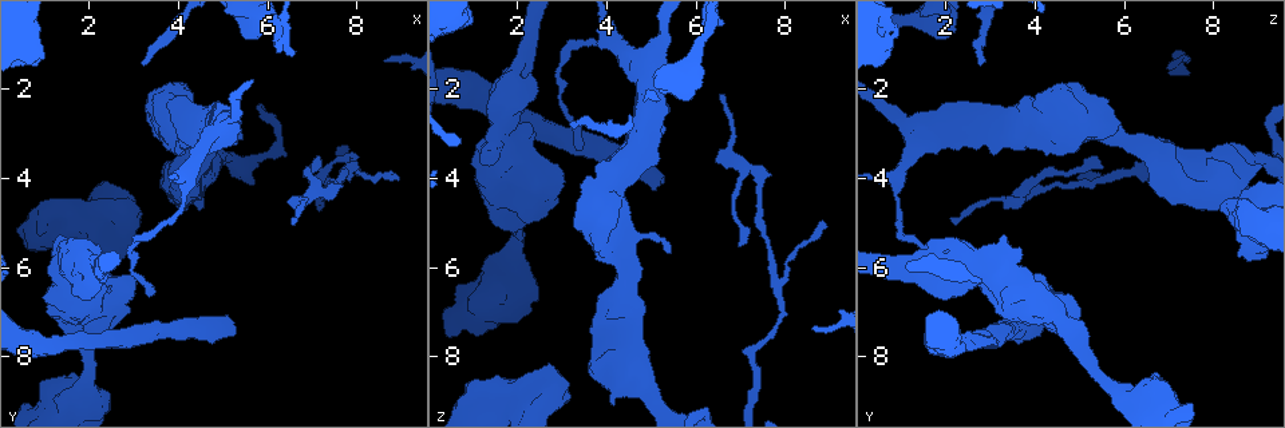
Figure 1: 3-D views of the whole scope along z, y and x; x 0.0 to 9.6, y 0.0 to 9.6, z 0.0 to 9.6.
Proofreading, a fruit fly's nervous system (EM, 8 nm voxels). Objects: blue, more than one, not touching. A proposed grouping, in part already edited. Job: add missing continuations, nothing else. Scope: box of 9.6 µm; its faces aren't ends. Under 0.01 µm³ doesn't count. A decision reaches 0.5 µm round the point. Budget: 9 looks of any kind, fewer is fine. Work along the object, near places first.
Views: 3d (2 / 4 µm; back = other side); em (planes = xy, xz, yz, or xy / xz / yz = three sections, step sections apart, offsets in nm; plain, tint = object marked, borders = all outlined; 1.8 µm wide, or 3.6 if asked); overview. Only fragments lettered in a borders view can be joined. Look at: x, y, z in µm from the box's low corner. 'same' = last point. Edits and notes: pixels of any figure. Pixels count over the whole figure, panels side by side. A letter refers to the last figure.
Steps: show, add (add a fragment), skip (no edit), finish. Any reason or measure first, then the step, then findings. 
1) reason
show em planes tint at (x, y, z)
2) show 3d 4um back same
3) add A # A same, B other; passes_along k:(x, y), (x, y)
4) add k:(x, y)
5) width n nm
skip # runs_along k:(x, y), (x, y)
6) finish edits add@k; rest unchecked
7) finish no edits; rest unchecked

free end
show 3d 2um back at (3.20, 1.40, 2.85)

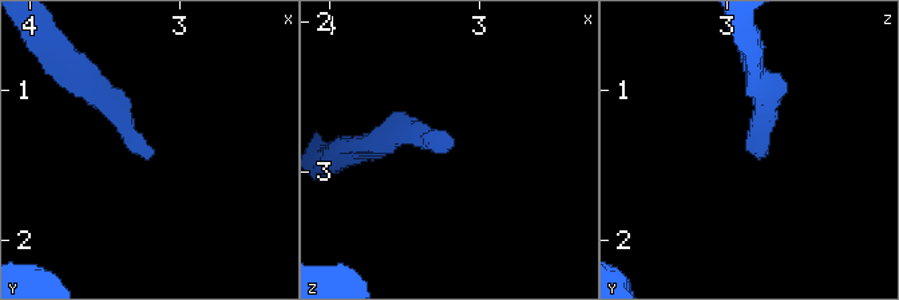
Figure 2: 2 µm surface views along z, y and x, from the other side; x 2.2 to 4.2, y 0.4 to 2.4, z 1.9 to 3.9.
show em planes plain at (3.20, 1.44, 2.82)

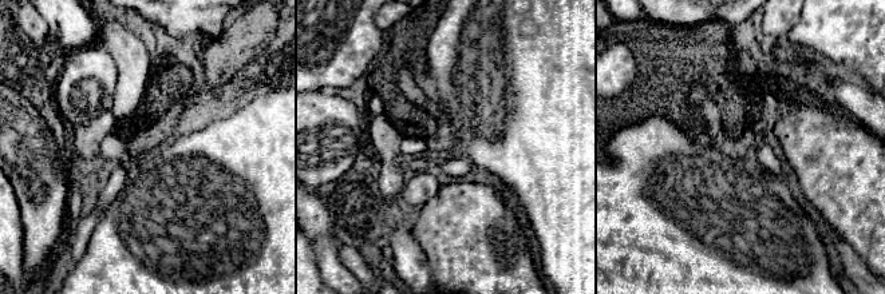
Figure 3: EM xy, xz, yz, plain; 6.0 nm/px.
see the neighbours
show em planes borders same

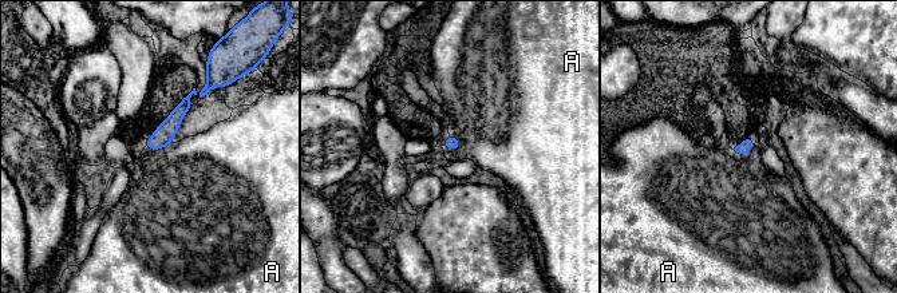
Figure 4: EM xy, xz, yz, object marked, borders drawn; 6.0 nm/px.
longest_contact A 120 nm
skip # A other; runs_along 4:(186, 101), (170, 126), (150, 146); none of them fits

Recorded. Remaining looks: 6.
show 3d 2um at (8.60, 1.45, 7.40)

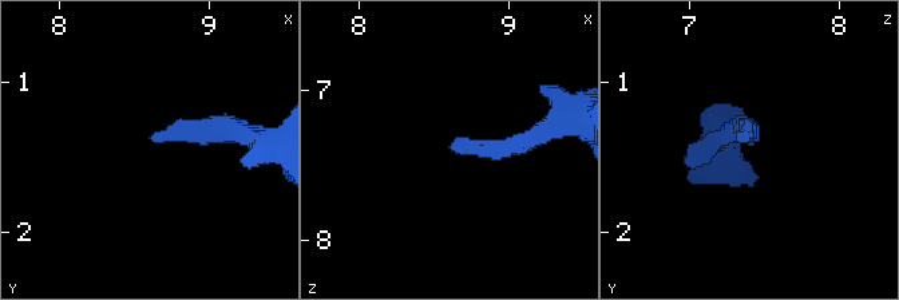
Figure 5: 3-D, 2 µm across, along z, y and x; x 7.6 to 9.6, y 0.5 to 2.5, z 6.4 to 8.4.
show em 3.6um planes tint at (8.66, 1.42, 7.38)

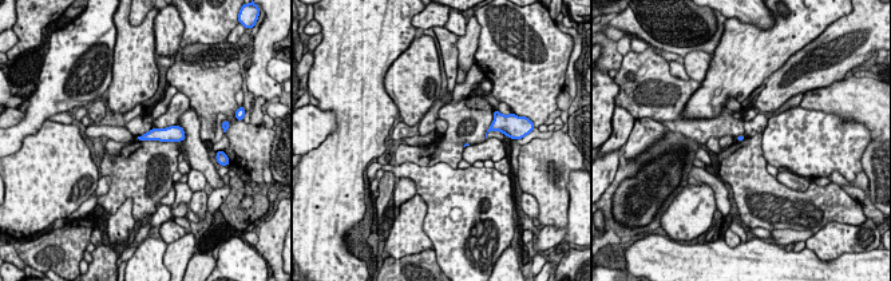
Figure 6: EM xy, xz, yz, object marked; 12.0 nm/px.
what lies round it
show em 3.6um planes borders same

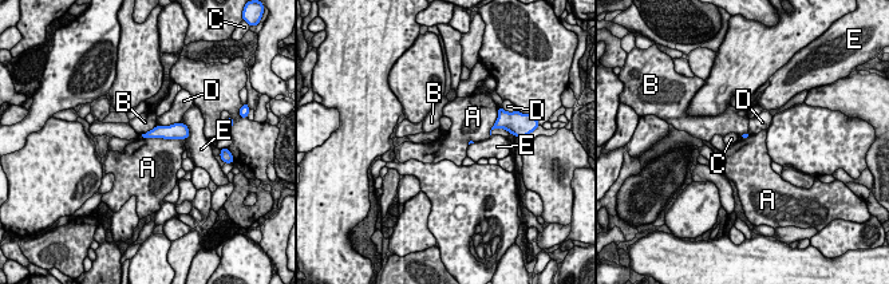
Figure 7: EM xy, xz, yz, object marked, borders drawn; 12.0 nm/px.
longest_contact A 500 nm
skip # A other, B other, C other, D other, E other; no lettered fragment goes on from it

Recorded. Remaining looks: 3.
branch point
show 3d 4um back at (7.80, 3.85, 6.30)

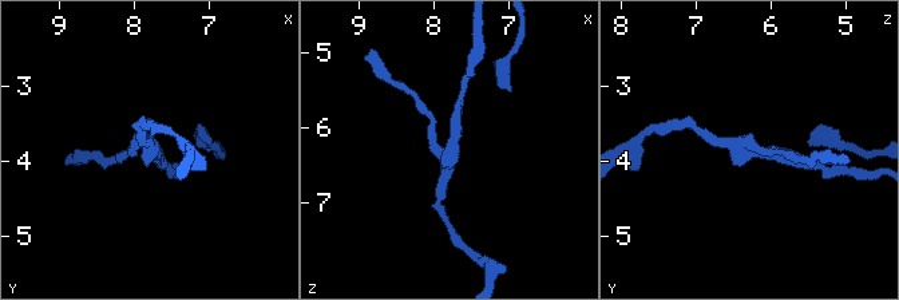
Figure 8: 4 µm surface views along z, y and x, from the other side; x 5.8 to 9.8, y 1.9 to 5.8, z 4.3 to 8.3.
arms 3
show em yz step 16 tint at (7.85, 3.80, 6.35)

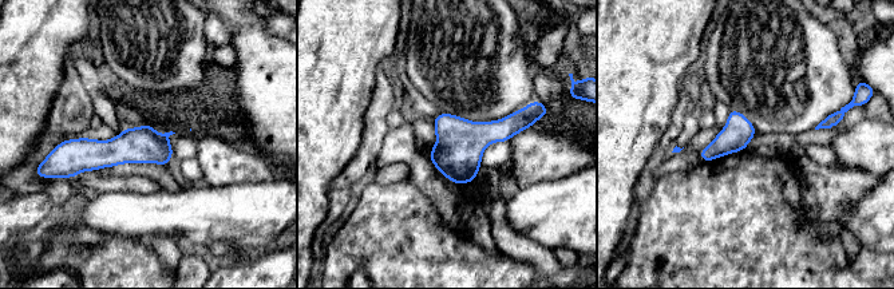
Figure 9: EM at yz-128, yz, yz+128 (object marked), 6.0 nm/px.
another direction
show em planes borders same

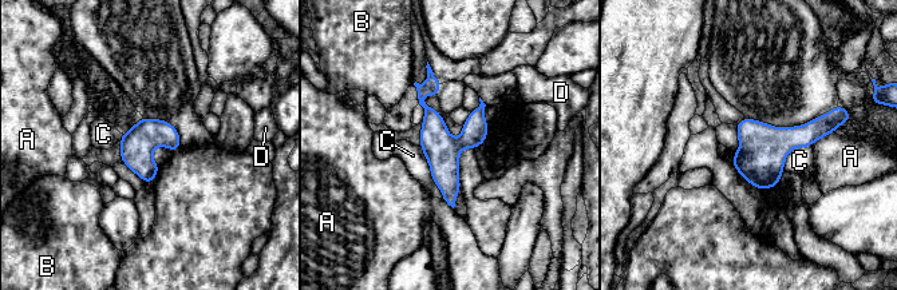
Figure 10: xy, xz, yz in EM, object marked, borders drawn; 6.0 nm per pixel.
width 200 nm; longest_contact C 340 nm
skip # A other, B other, C other, D other; none of them fits

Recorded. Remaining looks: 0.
finish no edits; rest unchecked

